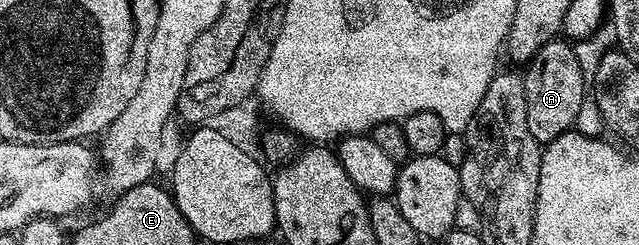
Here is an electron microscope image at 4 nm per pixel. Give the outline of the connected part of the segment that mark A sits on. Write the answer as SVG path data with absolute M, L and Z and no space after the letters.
M563 39L542 45L537 55L531 58L526 69L523 90L527 100L529 132L533 135L533 139L539 141L540 146L548 145L550 141L557 139L557 135L568 132L574 126L588 96L589 81L582 67L577 63L574 48Z

